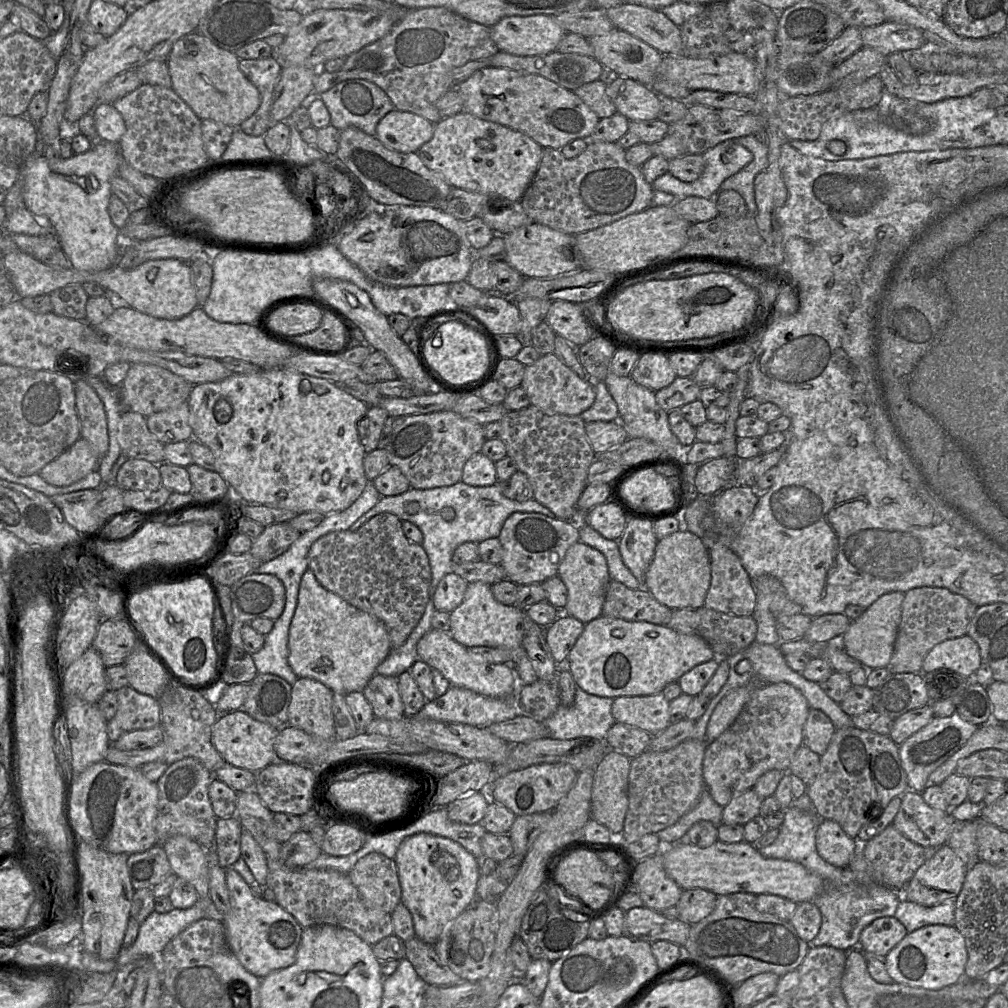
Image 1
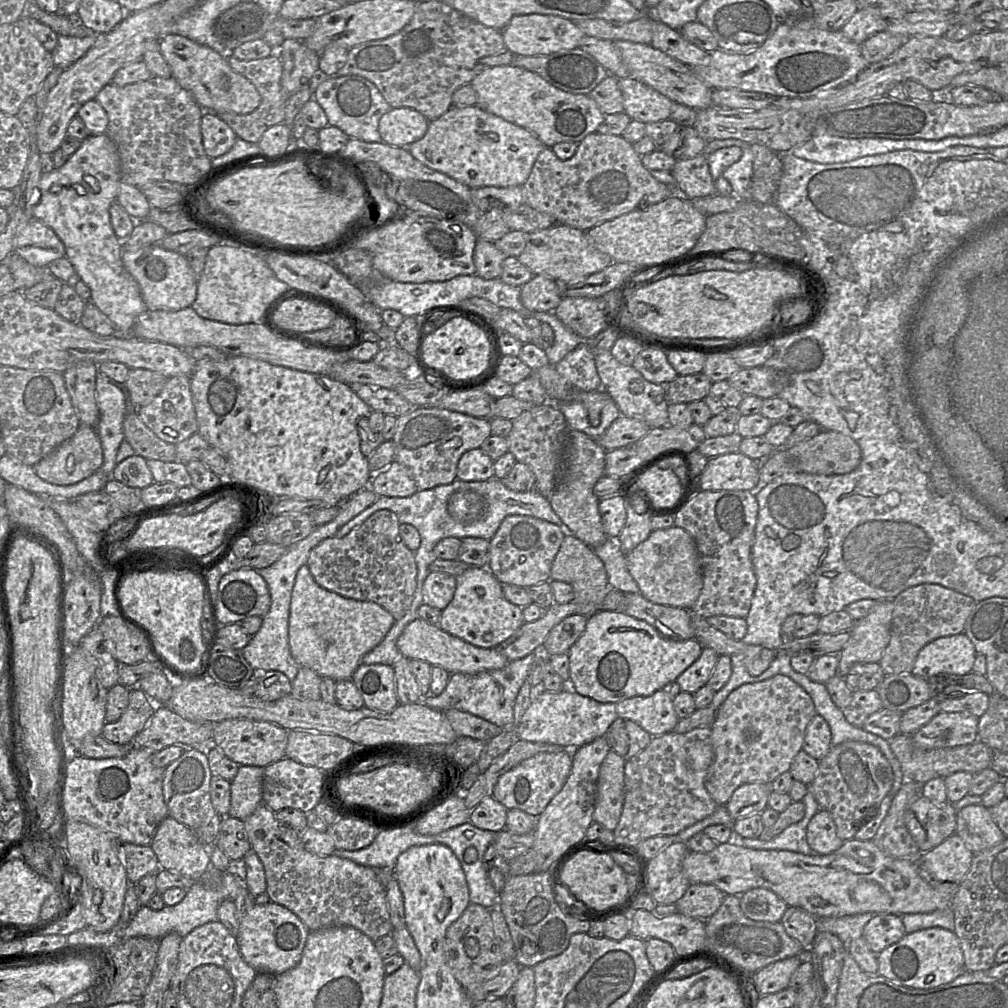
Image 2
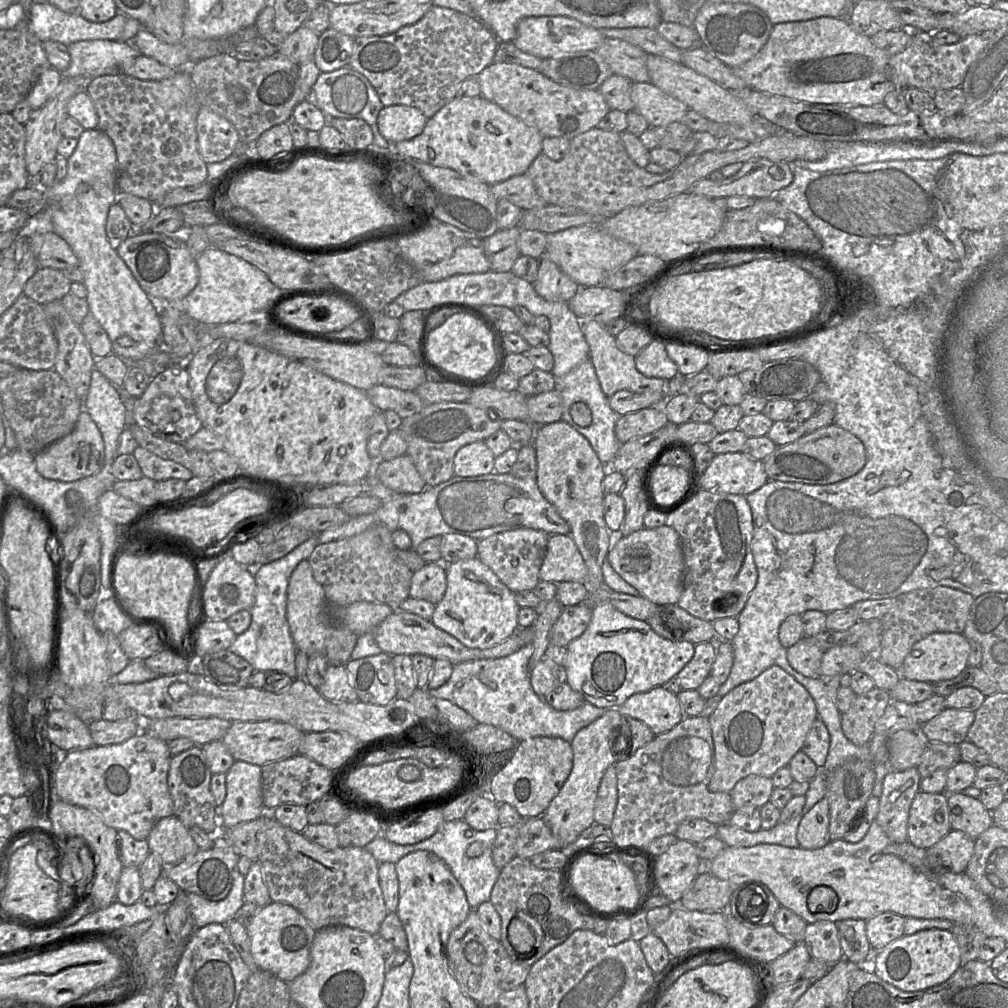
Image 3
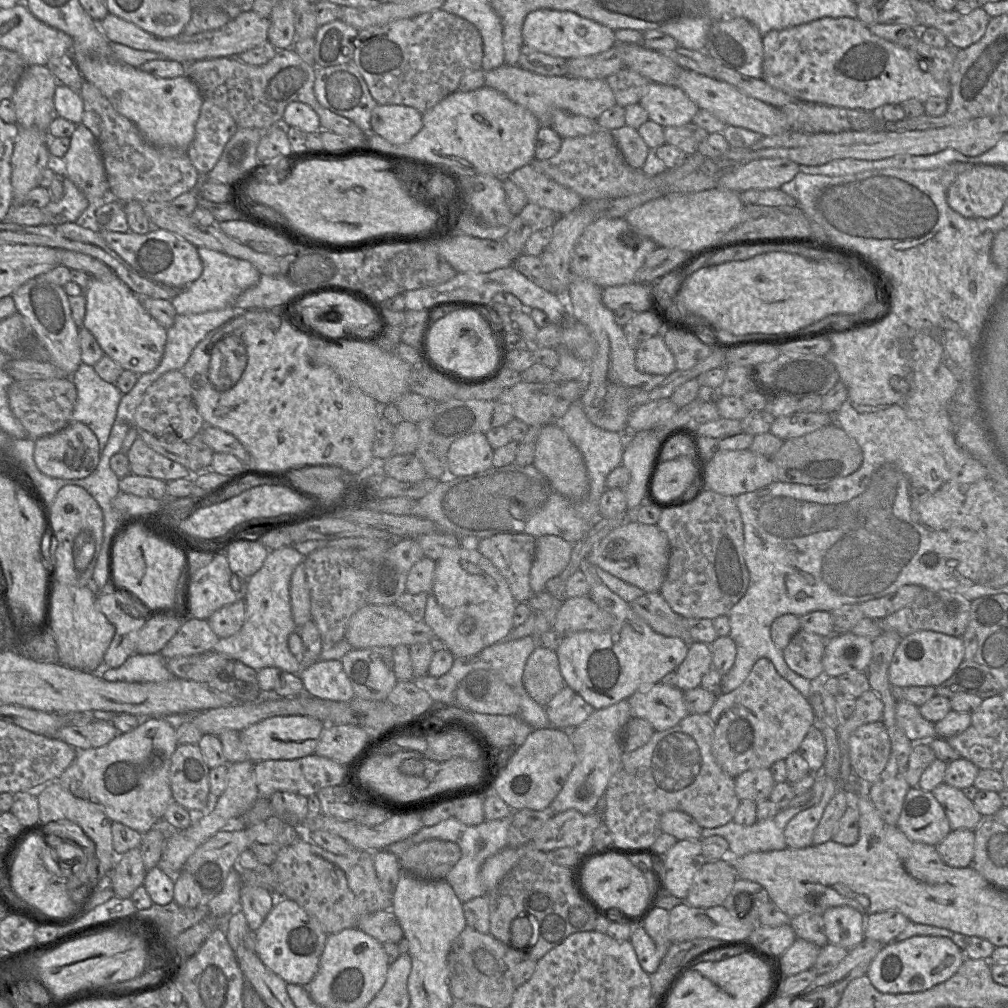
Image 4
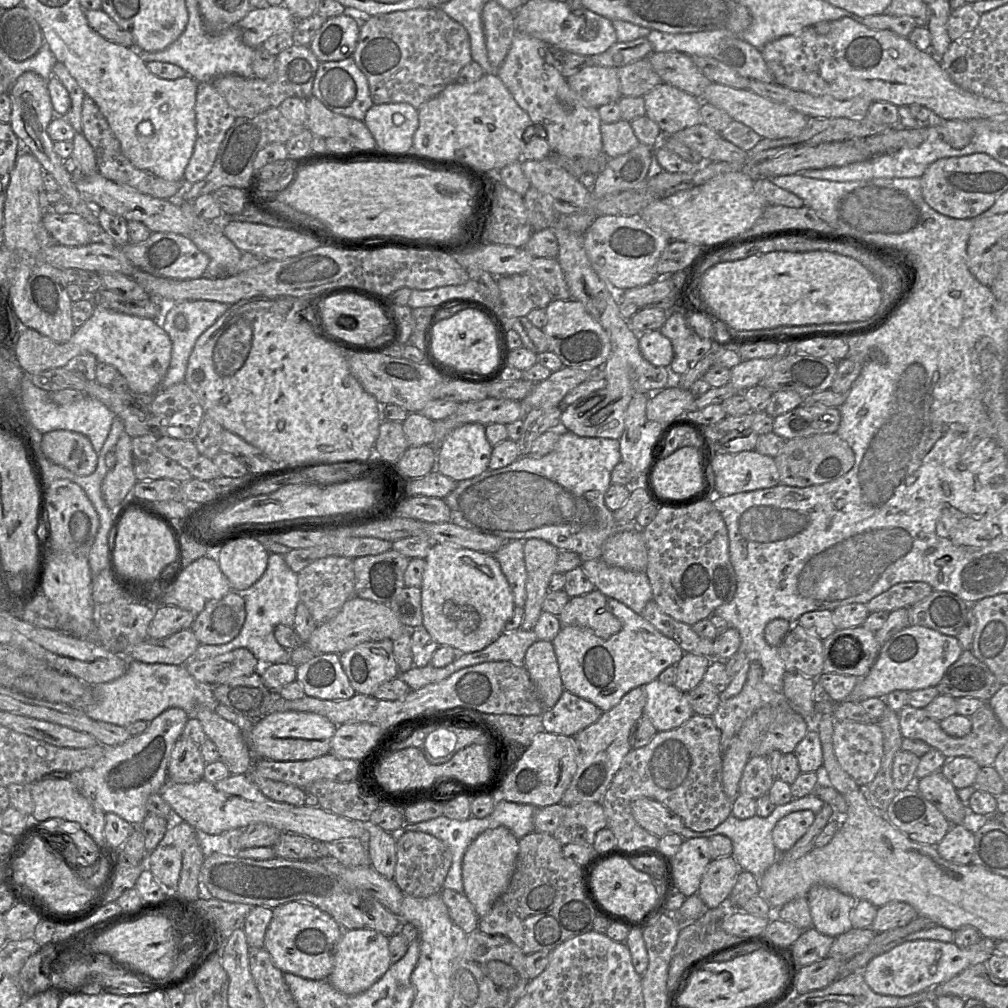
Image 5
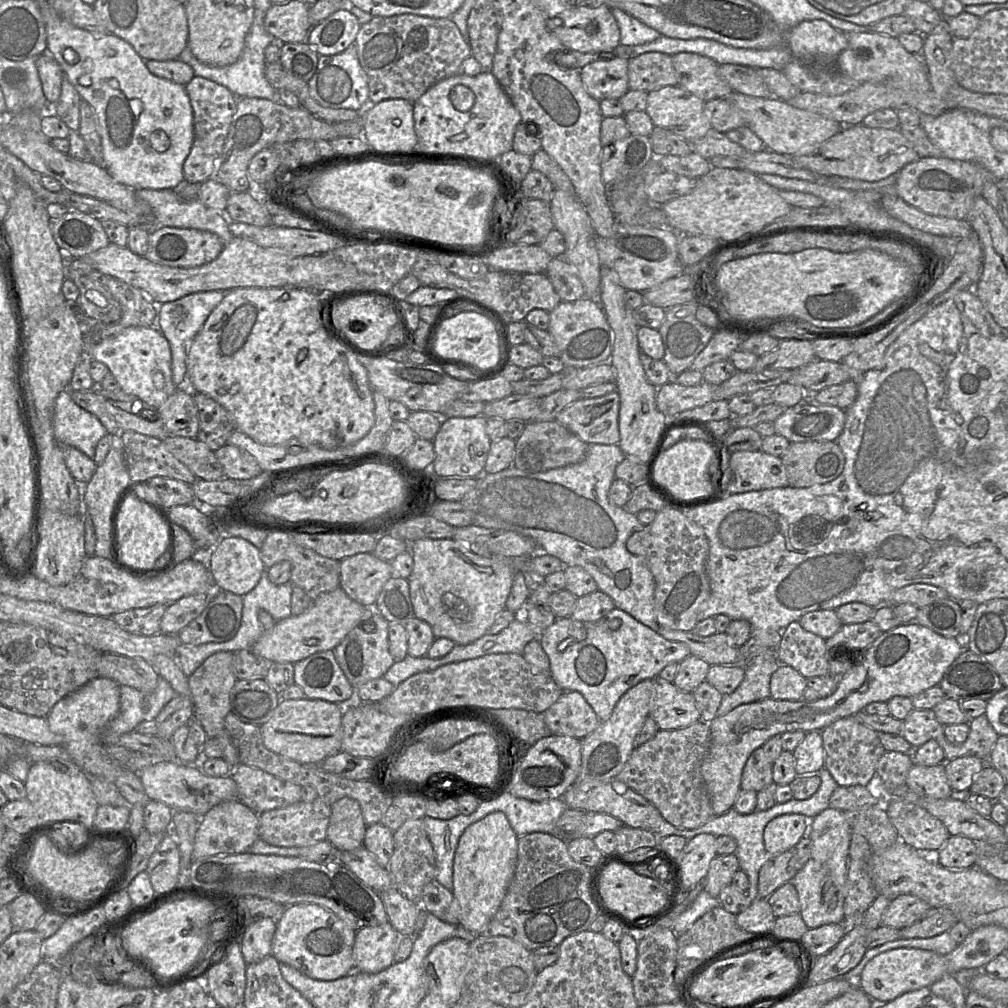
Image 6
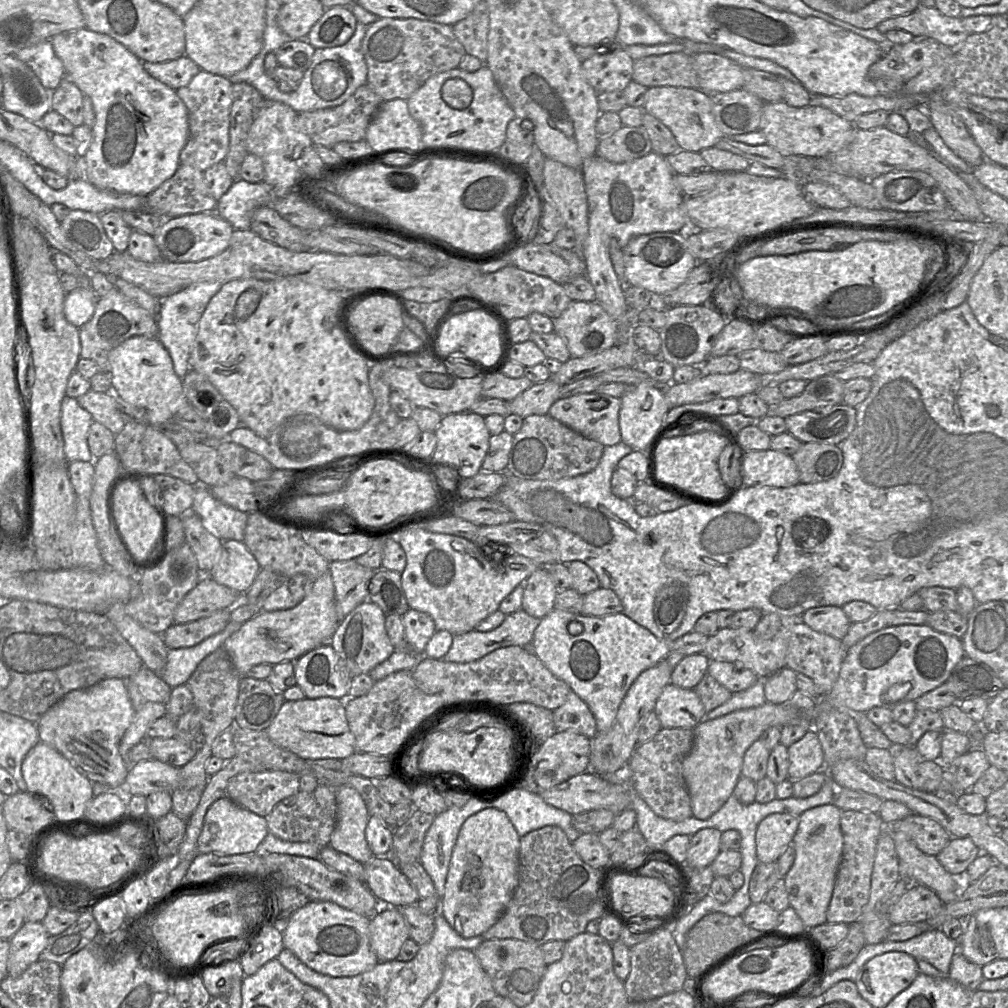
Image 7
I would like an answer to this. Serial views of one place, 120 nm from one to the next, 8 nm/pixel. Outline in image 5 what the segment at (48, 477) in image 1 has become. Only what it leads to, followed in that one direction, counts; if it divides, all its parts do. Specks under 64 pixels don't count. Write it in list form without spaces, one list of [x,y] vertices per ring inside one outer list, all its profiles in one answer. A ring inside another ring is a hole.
[[[54,430],[43,434],[41,451],[47,459],[78,476],[88,476],[97,467],[98,454],[90,439],[78,432]]]

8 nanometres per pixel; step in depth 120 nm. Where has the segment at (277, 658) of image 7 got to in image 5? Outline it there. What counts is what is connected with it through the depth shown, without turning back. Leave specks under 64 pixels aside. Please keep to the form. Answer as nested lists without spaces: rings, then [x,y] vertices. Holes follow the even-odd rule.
[[[355,596],[343,605],[341,610],[335,617],[326,621],[323,624],[318,625],[314,632],[311,634],[310,638],[307,640],[307,642],[301,644],[306,644],[311,650],[316,653],[341,654],[363,642],[381,641],[384,639],[391,639],[393,641],[401,636],[403,633],[409,632],[410,629],[414,628],[407,628],[397,618],[397,616],[390,609],[388,604],[377,603],[372,600],[366,600]]]

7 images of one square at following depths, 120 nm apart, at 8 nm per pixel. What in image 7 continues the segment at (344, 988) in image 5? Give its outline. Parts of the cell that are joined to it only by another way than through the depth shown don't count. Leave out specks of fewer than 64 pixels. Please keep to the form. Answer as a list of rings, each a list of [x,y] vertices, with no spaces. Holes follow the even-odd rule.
[[[382,905],[370,918],[370,947],[379,962],[397,959],[408,938],[408,929],[399,908]]]

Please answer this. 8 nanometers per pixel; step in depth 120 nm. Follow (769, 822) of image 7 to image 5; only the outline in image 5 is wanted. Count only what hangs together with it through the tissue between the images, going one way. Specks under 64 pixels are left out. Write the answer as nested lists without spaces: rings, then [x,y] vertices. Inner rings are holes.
[[[800,810],[787,814],[776,823],[772,838],[779,853],[786,852],[795,845],[812,825],[815,816],[816,813],[811,810]]]

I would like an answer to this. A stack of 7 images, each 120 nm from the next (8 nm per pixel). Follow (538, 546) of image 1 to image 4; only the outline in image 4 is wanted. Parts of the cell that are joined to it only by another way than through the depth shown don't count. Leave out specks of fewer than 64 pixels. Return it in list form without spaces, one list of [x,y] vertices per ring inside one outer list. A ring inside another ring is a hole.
[[[500,534],[482,538],[473,546],[491,561],[506,579],[515,600],[527,602],[532,595],[530,570],[536,537],[529,534]]]

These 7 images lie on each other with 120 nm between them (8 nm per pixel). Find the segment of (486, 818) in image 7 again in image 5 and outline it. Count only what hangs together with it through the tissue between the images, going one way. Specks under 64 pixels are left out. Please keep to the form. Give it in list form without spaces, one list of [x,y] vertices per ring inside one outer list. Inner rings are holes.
[[[505,826],[487,829],[467,848],[462,860],[464,894],[479,918],[489,913],[509,886],[519,852],[519,839]]]

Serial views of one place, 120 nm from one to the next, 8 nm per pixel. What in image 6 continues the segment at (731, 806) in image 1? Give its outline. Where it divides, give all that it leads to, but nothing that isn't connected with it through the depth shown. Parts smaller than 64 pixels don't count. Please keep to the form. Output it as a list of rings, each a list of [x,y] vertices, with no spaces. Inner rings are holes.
[[[763,747],[754,750],[744,766],[741,789],[760,791],[773,782],[773,762],[767,757]]]

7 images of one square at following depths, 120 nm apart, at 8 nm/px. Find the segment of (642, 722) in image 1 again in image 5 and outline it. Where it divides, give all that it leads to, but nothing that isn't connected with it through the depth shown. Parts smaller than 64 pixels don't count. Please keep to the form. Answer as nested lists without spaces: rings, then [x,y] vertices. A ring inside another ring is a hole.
[[[655,679],[645,685],[645,691],[644,715],[650,718],[657,731],[678,728],[694,715],[688,694],[674,684]]]

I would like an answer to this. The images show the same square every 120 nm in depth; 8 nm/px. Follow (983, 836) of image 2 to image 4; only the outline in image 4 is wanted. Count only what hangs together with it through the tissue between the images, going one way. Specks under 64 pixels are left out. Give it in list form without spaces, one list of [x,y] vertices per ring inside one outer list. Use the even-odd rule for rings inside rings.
[[[942,782],[931,792],[943,807],[952,830],[975,830],[984,819],[961,789]]]

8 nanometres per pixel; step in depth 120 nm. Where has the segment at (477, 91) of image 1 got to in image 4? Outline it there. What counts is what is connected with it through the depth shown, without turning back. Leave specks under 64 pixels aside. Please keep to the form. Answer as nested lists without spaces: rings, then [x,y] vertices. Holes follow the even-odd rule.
[[[505,63],[485,73],[485,86],[497,90],[511,101],[527,108],[539,120],[540,126],[551,126],[553,110],[561,109],[571,114],[597,119],[602,112],[616,104],[614,93],[606,79],[548,77],[518,65],[510,66]]]

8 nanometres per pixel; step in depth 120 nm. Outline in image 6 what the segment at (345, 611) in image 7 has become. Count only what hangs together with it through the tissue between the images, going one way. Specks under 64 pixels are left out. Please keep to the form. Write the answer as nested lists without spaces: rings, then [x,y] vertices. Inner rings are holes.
[[[359,553],[340,561],[340,587],[354,601],[373,608],[385,583],[392,577],[390,562],[376,558],[372,553]]]

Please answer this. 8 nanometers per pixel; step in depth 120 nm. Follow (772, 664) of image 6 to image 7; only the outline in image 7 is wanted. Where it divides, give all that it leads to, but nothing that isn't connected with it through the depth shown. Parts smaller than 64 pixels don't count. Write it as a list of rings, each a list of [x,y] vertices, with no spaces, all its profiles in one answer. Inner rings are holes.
[[[758,679],[748,689],[734,693],[727,702],[707,712],[702,721],[713,720],[737,710],[759,707],[765,702],[764,680]]]

